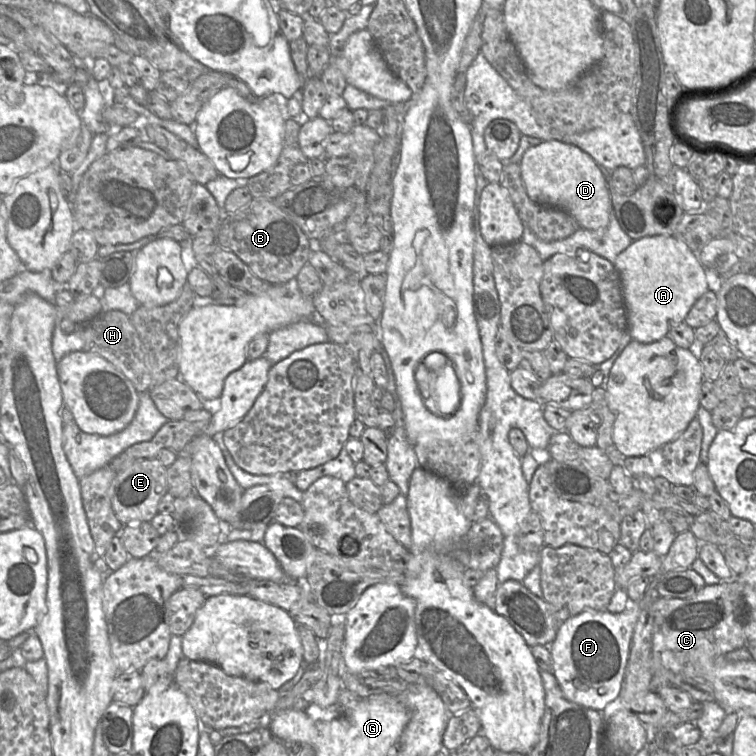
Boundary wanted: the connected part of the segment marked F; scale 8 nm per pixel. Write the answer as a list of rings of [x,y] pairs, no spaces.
[[[632,601],[619,613],[584,611],[559,625],[549,647],[552,673],[567,700],[602,712],[619,695],[642,602]]]

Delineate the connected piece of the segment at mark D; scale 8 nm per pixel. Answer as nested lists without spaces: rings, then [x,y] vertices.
[[[559,140],[542,141],[526,150],[520,169],[532,202],[566,211],[583,229],[603,230],[608,226],[613,207],[604,169],[576,145]]]

